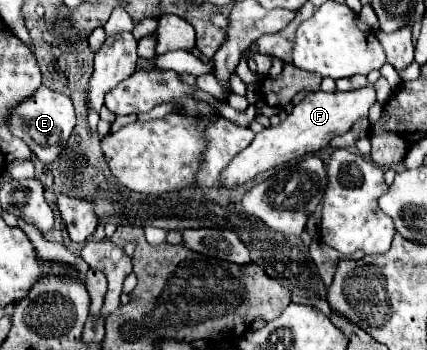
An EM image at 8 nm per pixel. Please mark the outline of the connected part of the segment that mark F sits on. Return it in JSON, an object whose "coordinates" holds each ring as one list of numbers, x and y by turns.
{"coordinates":[[367,85,363,89,355,89,355,91,347,91,347,93,325,93,325,91,317,91,307,95,303,101,299,101,293,111,275,127,267,127,261,133,257,133,257,137,253,139,253,143,243,149,229,165,227,171,223,171,223,179,221,183,225,187,237,187,243,185,245,181,253,179,257,173,277,167,289,159,301,157,305,153,315,153,319,149,323,149,325,145,329,145,329,141,337,135,347,133,355,121,365,119,369,115,371,105,375,103,375,87]]}

